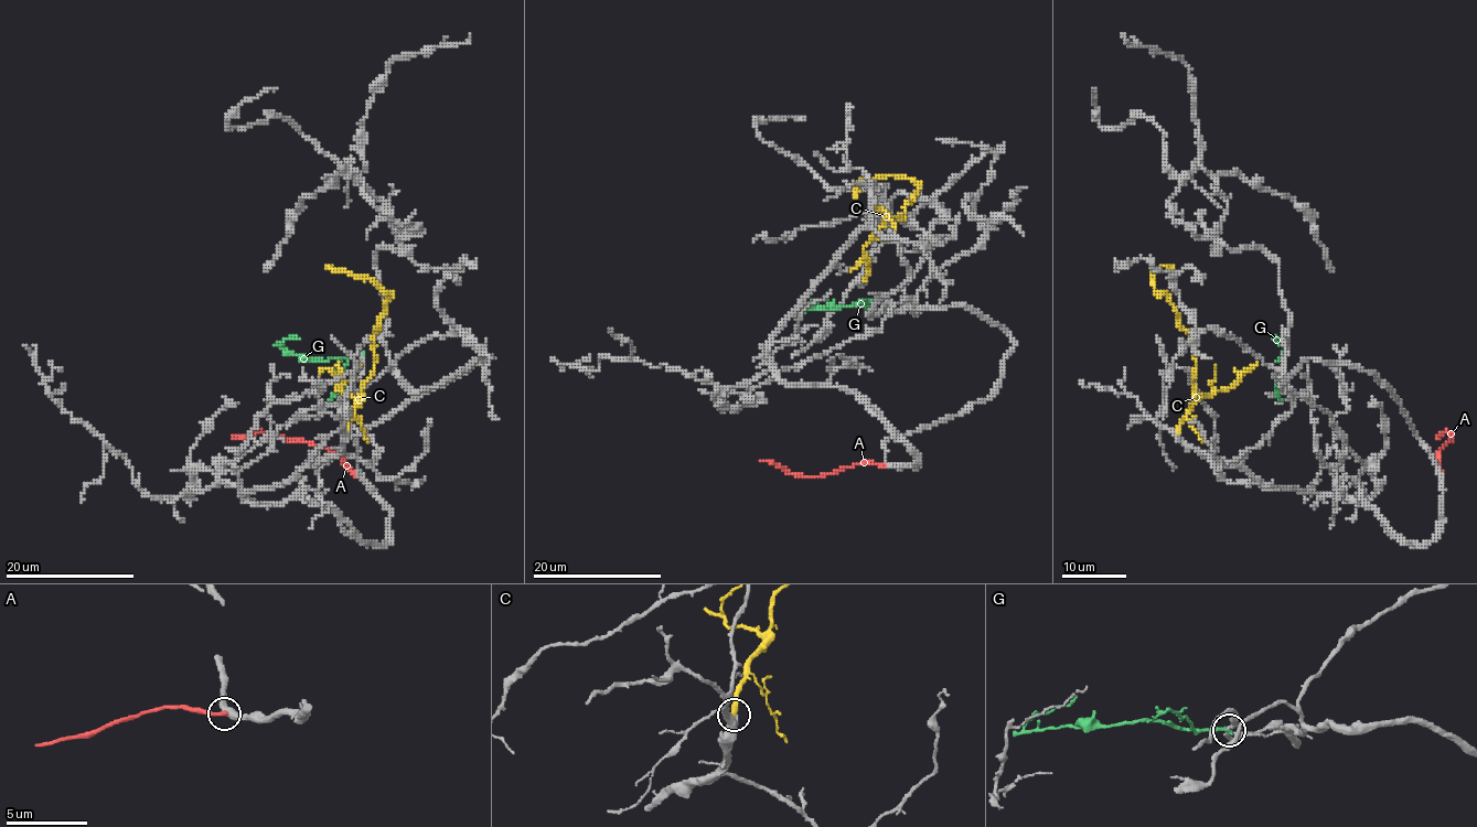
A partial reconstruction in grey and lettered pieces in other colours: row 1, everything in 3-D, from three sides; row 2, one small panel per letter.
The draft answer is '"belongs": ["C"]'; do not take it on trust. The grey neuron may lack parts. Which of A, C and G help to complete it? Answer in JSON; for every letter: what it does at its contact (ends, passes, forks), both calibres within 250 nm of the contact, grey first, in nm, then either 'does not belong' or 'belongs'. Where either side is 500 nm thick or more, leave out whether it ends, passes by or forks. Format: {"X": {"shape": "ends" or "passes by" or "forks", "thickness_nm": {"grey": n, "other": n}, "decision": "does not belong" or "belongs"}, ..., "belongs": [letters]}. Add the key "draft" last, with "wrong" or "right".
{"A": {"shape": "ends", "thickness_nm": {"grey": 440, "other": 280}, "decision": "does not belong"}, "C": {"shape": "ends", "thickness_nm": {"grey": 340, "other": 320}, "decision": "belongs"}, "G": {"shape": "ends", "thickness_nm": {"grey": 240, "other": 280}, "decision": "does not belong"}, "belongs": ["C"], "draft": "right"}

